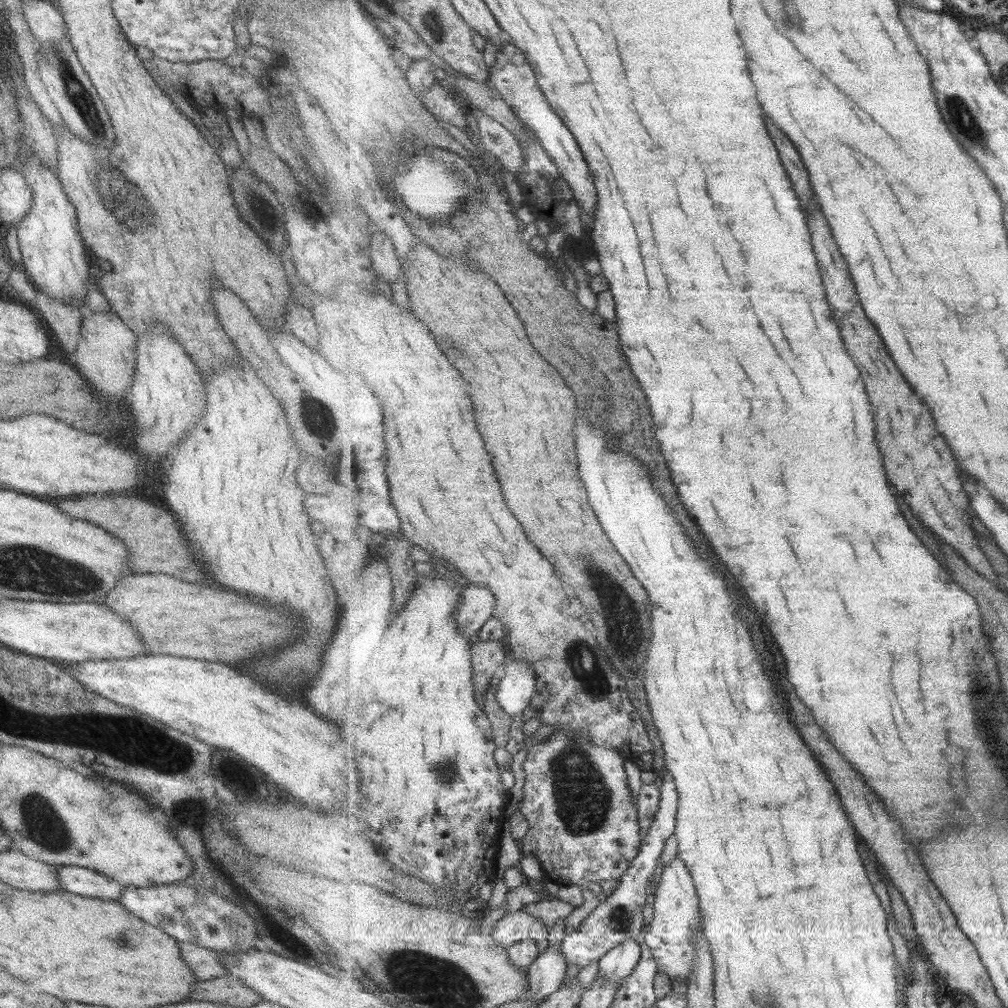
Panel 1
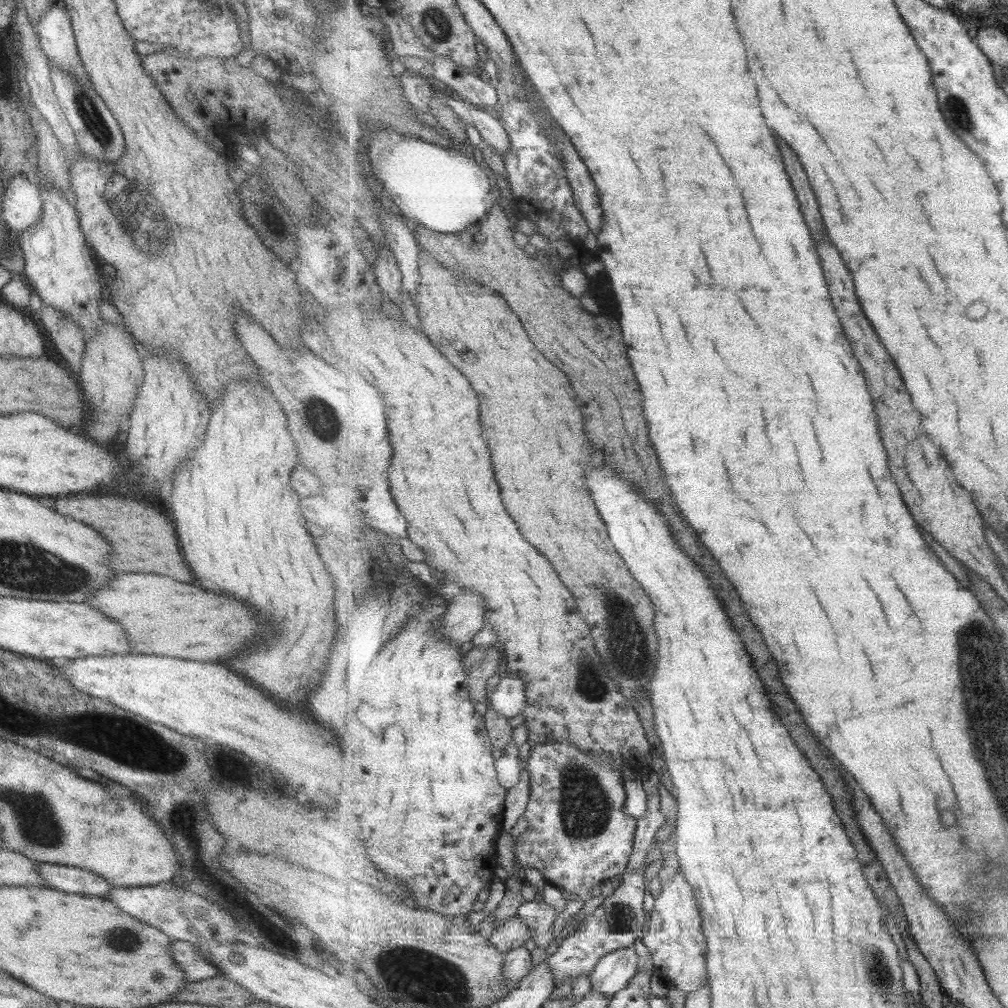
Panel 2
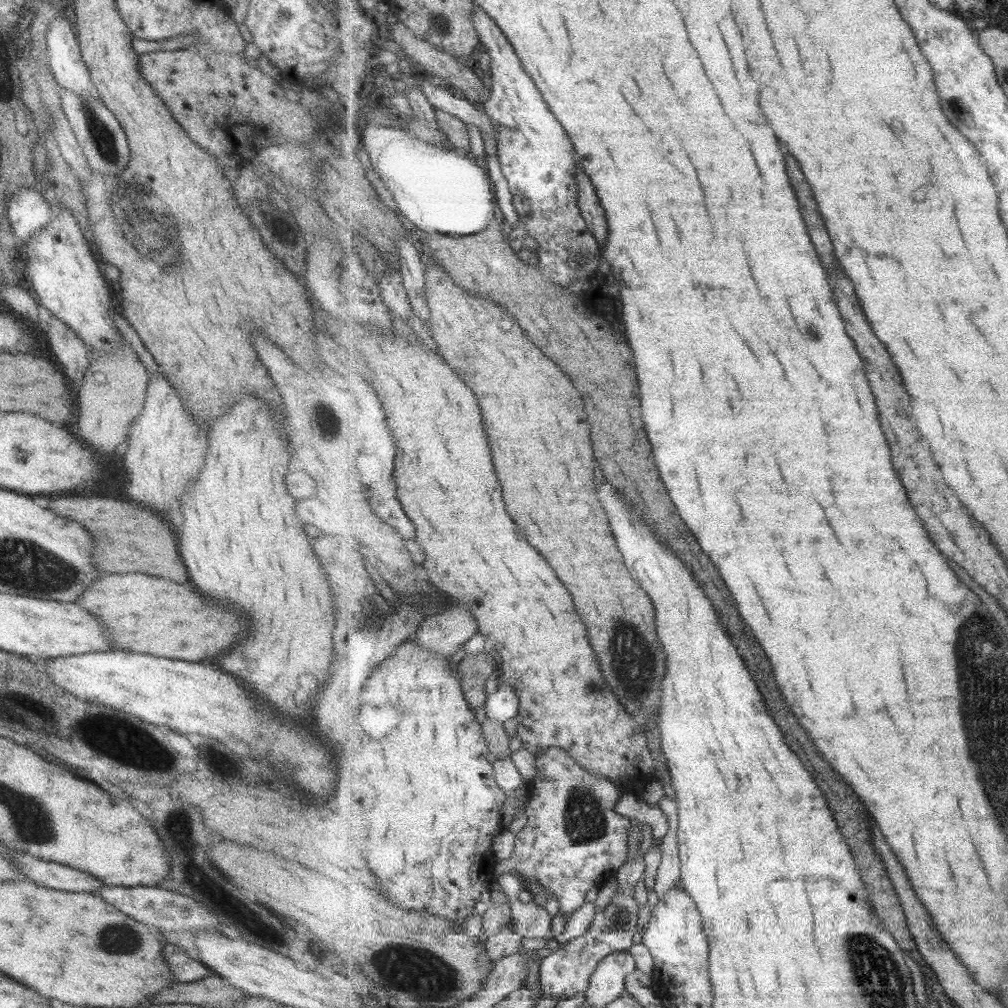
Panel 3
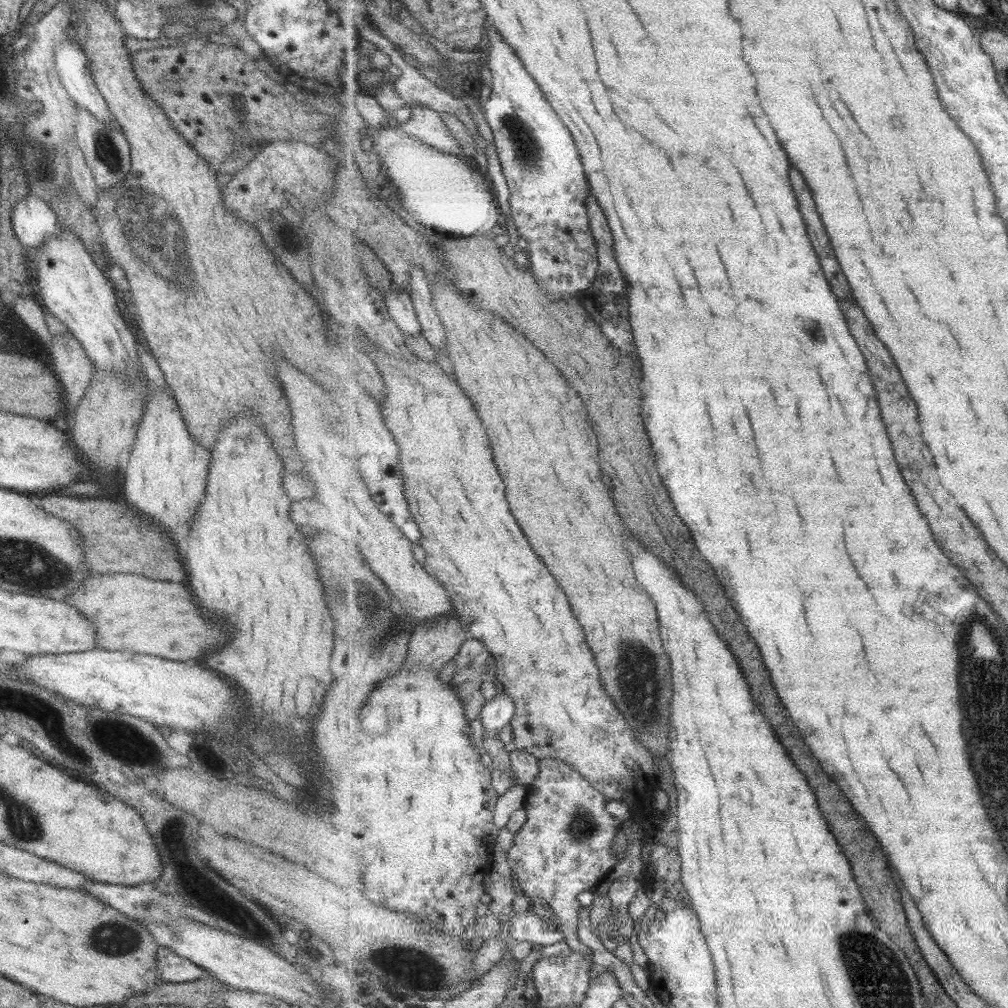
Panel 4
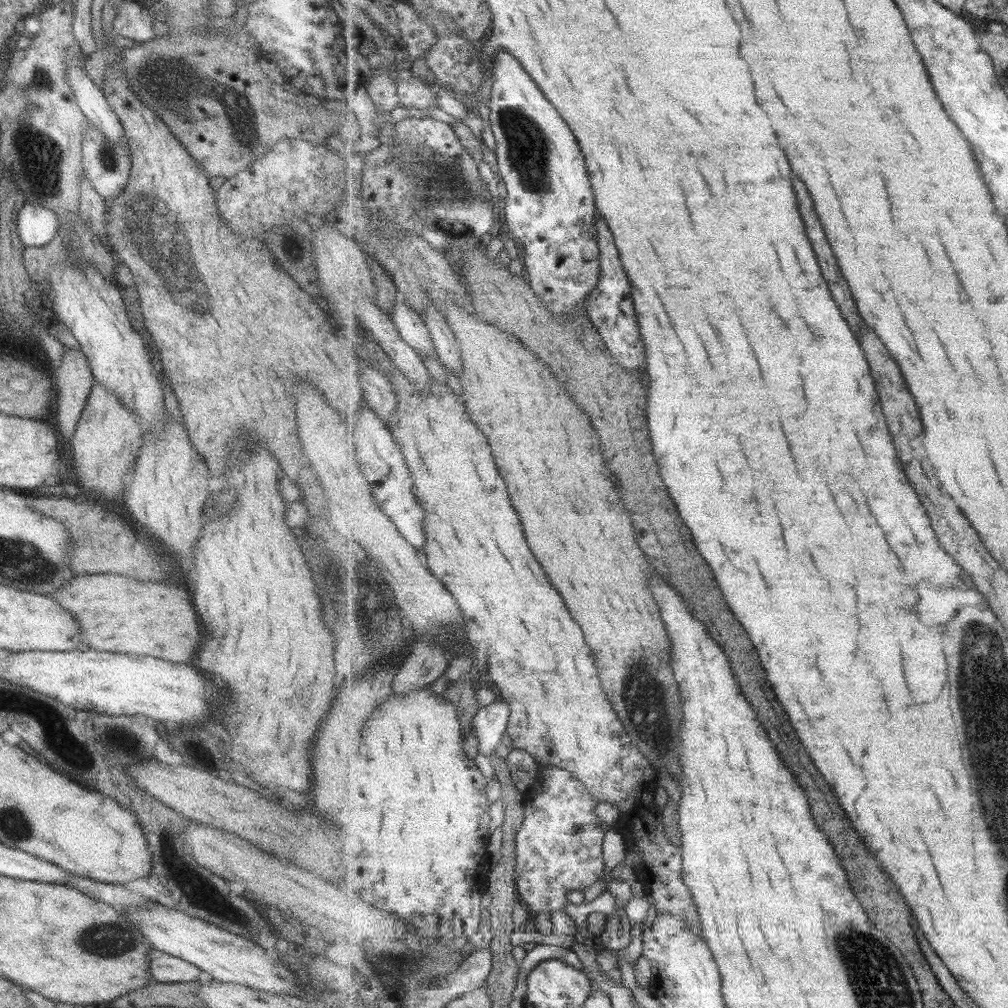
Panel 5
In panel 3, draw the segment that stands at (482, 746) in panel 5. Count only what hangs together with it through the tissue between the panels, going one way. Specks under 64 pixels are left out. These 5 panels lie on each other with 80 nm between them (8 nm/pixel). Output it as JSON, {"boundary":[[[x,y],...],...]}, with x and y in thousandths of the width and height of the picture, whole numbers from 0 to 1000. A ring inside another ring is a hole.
{"boundary":[[[496,676],[495,684],[491,688],[484,688],[481,699],[482,712],[499,718],[515,710],[517,698],[515,689],[509,685],[509,682]]]}

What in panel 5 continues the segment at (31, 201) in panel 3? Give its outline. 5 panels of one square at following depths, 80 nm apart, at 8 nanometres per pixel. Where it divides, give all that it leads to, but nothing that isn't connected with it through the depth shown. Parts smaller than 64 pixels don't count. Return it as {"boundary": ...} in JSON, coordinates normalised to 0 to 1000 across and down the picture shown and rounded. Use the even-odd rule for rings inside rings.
{"boundary":[[[25,202],[18,210],[16,232],[24,245],[41,245],[56,237],[57,225],[55,211],[44,204]]]}

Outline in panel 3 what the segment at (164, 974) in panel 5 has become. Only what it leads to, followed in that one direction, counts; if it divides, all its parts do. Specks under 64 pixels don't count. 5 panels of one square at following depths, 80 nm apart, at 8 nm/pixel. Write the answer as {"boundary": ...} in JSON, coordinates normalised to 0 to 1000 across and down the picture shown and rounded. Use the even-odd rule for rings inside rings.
{"boundary":[[[166,936],[162,940],[162,952],[168,958],[176,975],[189,974],[211,966],[202,956],[185,948],[182,942]]]}

